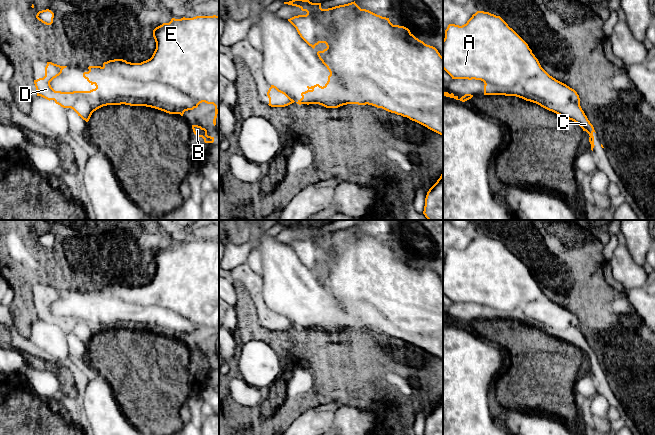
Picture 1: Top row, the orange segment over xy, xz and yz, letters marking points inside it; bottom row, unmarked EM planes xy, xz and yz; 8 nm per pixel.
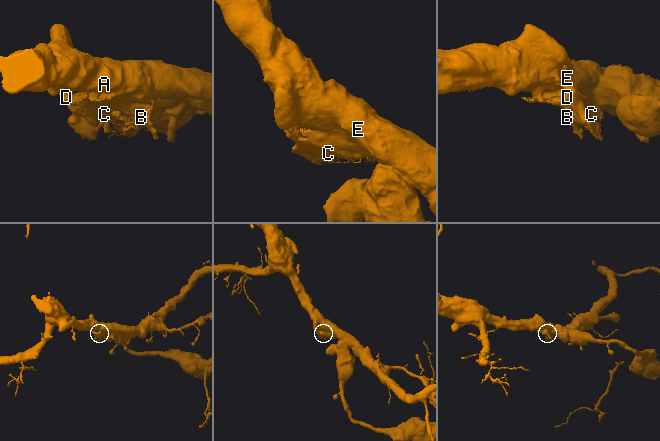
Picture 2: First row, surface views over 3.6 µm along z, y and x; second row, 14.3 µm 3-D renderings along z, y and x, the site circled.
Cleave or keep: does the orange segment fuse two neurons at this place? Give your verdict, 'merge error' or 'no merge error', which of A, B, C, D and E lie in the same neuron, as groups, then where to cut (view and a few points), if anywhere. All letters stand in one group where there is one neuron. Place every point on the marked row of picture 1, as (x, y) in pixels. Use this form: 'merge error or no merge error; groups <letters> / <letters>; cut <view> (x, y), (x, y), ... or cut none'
merge error; groups A E / B C D; cut xy (102, 67), (135, 79), (166, 83), (203, 101)

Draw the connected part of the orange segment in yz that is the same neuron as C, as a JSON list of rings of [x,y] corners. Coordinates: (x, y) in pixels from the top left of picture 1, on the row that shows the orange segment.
[[[542,67],[540,69],[539,75],[523,78],[514,86],[484,82],[484,95],[516,96],[574,121],[589,134],[593,151],[595,130],[580,106],[579,95],[574,89],[550,76]]]

